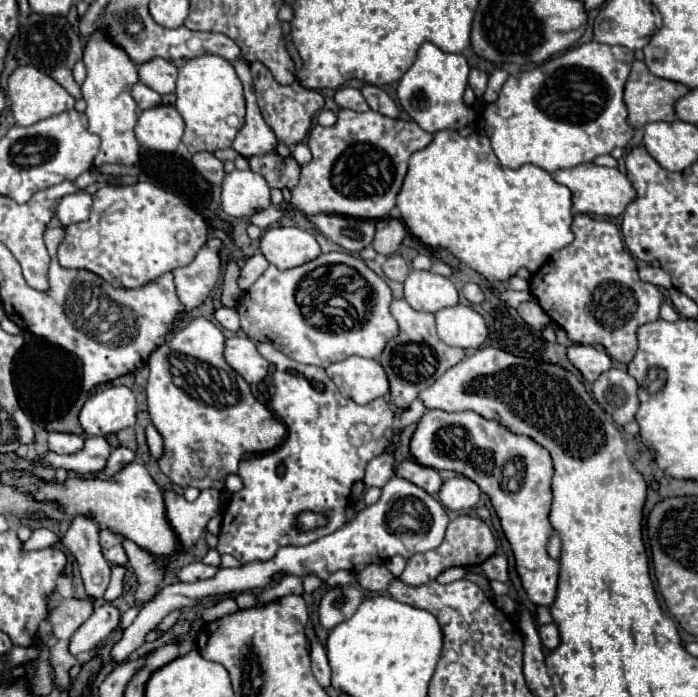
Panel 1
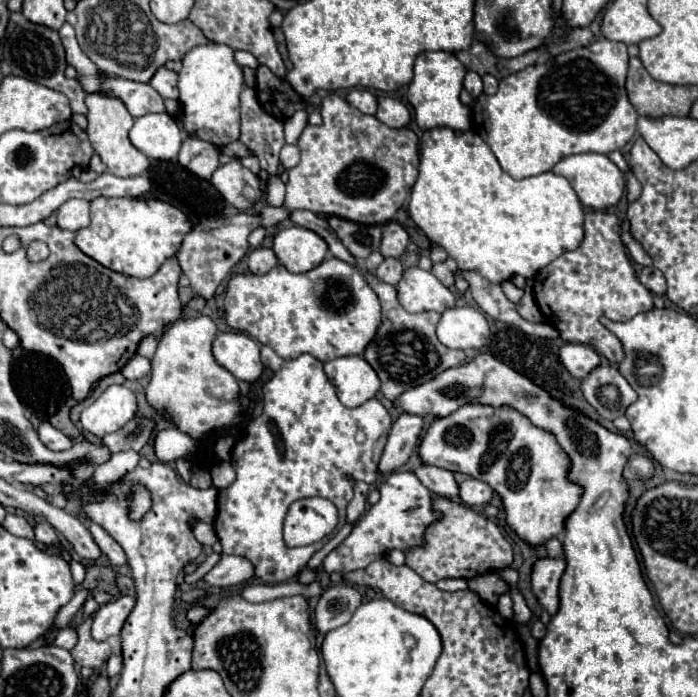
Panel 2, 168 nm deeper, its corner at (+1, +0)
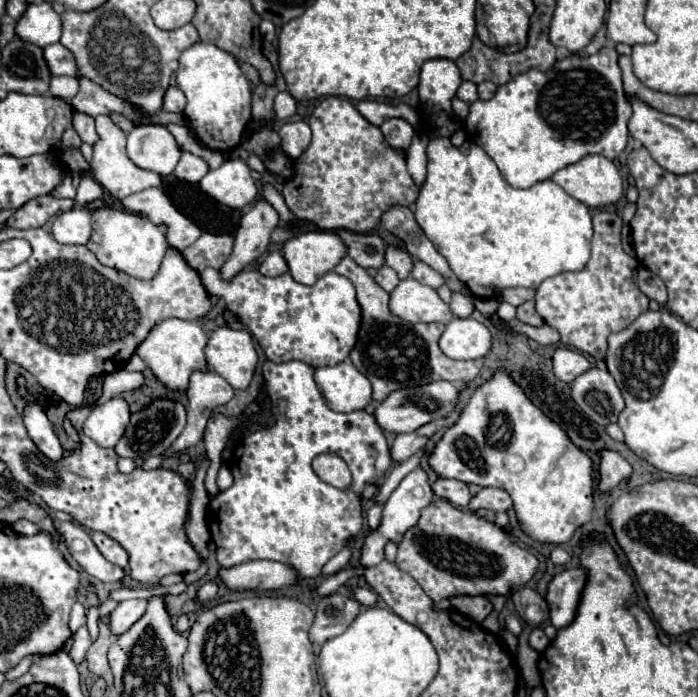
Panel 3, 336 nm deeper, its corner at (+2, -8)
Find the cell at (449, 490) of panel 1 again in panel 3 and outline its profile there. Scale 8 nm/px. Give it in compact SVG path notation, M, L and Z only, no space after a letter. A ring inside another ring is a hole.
M484 487L470 499L470 509L492 509L492 511L508 511L512 507L512 499L504 489Z

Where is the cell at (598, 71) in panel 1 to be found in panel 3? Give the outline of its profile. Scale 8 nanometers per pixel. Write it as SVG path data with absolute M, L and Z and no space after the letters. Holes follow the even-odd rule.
M604 47L590 57L570 55L542 73L526 71L514 77L506 85L500 85L490 101L478 99L470 105L470 115L464 121L464 129L470 141L480 145L498 165L502 177L518 189L532 187L544 179L550 179L558 169L578 163L586 155L602 155L616 159L628 143L628 121L632 117L632 105L622 91L622 71L618 67L618 51Z

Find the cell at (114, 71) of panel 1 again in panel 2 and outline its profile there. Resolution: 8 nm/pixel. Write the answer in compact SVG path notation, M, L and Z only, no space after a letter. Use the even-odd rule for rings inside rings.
M99 93L87 95L85 103L89 107L87 135L89 135L89 141L91 141L93 149L101 157L101 161L107 165L107 171L117 175L117 177L137 177L137 175L145 173L149 169L151 161L141 151L137 151L131 145L129 137L127 137L127 133L129 133L129 129L133 125L133 117L125 109L125 105L119 99L109 99L109 97L99 95Z

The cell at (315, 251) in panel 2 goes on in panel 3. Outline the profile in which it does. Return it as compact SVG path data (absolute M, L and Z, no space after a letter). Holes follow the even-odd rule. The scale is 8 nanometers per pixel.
M306 231L286 241L282 255L292 279L302 285L312 285L338 265L346 255L346 247L334 231Z

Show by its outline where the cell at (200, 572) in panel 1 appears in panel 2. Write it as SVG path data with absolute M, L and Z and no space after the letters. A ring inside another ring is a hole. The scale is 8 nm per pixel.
M220 542L213 545L213 550L221 559L217 561L217 565L203 577L209 585L217 585L217 587L231 587L231 585L241 585L249 579L255 577L255 567L249 559L239 557L239 555L225 555L222 552Z

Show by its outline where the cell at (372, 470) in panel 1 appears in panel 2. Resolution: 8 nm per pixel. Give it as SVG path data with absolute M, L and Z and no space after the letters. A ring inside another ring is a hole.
M399 415L399 419L393 423L393 429L389 433L385 451L379 461L381 473L397 471L401 465L407 463L413 449L419 443L419 435L423 429L423 419L417 415Z

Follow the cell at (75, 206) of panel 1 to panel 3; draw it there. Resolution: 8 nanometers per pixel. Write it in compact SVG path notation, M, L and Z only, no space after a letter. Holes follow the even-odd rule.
M72 209L60 213L52 223L52 235L58 243L84 245L90 239L90 211Z

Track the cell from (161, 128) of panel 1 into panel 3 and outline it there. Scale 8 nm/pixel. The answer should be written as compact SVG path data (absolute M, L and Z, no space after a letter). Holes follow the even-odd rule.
M136 125L128 133L128 157L142 169L170 175L180 161L180 147L164 125Z

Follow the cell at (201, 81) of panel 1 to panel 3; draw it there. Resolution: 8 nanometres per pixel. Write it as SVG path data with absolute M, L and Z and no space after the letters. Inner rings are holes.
M196 43L180 55L180 69L176 73L176 83L186 95L184 115L190 121L192 131L200 143L212 151L232 151L240 145L246 125L250 121L250 81L240 71L236 59L216 45Z

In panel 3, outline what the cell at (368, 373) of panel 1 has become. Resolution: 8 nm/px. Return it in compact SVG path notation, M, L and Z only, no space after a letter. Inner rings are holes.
M352 361L334 367L318 367L314 381L326 397L328 407L336 413L352 413L364 409L372 401L372 385L356 371Z

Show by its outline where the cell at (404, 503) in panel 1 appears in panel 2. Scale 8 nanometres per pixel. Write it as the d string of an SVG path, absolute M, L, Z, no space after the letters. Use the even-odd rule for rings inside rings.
M397 471L393 473L383 485L381 485L381 499L377 505L373 505L353 527L351 535L335 549L331 551L325 561L323 569L327 573L347 573L367 567L369 563L377 561L391 549L407 551L415 545L423 543L423 533L427 525L431 525L437 519L437 513L431 507L431 491L417 479L411 471Z

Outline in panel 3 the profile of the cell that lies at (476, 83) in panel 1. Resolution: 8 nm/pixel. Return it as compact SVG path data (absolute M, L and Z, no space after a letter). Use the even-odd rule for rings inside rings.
M462 81L462 85L458 87L458 97L466 103L474 103L478 101L478 89L472 81Z

